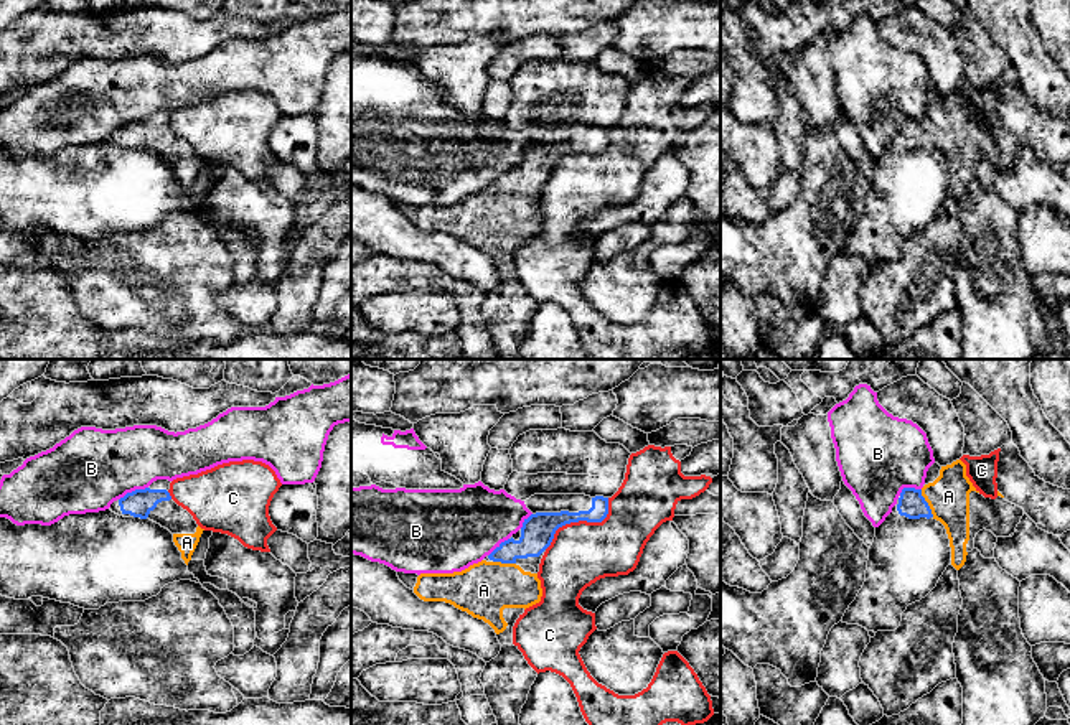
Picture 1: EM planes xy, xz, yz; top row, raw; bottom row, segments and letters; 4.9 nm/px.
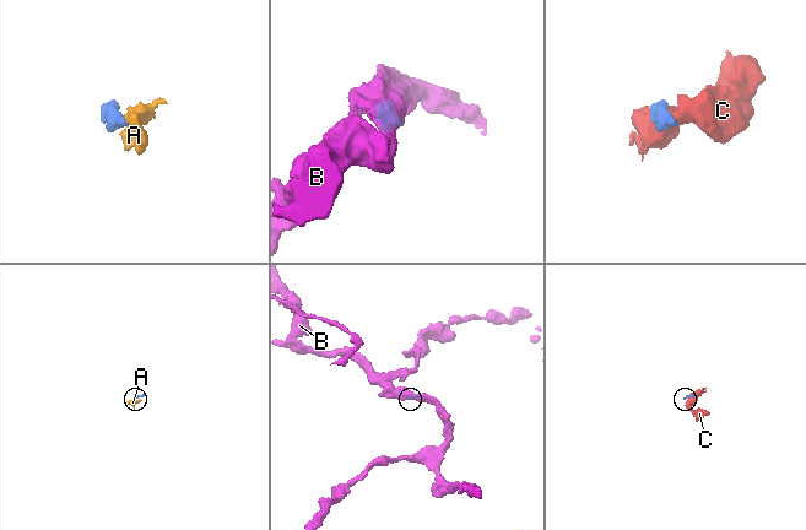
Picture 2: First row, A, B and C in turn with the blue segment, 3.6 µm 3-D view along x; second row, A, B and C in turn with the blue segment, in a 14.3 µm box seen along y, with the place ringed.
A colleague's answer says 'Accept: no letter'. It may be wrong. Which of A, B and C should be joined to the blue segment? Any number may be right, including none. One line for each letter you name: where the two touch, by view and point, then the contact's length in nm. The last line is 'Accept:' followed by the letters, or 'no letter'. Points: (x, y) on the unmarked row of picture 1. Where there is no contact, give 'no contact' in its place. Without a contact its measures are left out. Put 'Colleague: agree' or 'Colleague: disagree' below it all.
A: contact yz (927, 134); length 150 nm
Accept: A
Colleague: disagree

